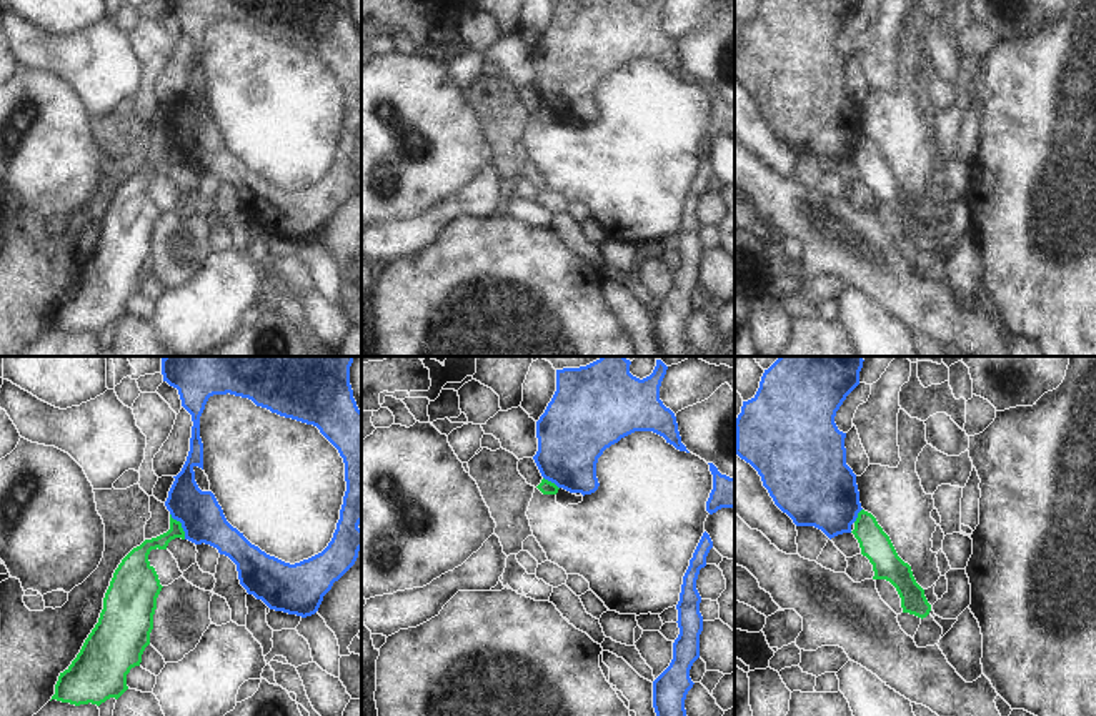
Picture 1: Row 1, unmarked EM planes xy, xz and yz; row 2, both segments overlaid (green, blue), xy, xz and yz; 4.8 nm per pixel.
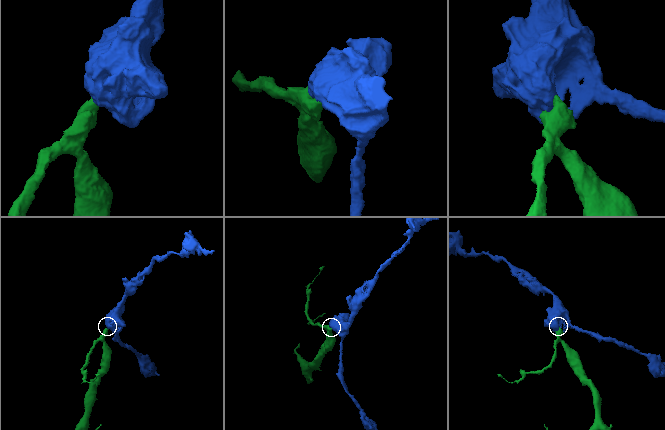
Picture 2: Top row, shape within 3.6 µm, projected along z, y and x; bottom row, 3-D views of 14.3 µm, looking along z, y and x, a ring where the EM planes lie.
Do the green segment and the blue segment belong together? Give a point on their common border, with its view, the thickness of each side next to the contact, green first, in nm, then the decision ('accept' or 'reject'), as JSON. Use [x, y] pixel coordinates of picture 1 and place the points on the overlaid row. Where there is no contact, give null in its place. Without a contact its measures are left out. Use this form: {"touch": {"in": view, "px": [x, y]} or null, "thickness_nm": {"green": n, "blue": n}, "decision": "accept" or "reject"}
{"touch": {"in": "xy", "px": [180, 525]}, "thickness_nm": {"green": 90, "blue": 220}, "decision": "reject"}

